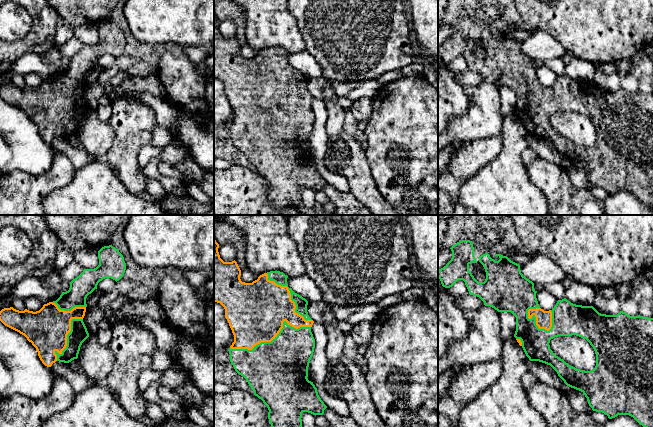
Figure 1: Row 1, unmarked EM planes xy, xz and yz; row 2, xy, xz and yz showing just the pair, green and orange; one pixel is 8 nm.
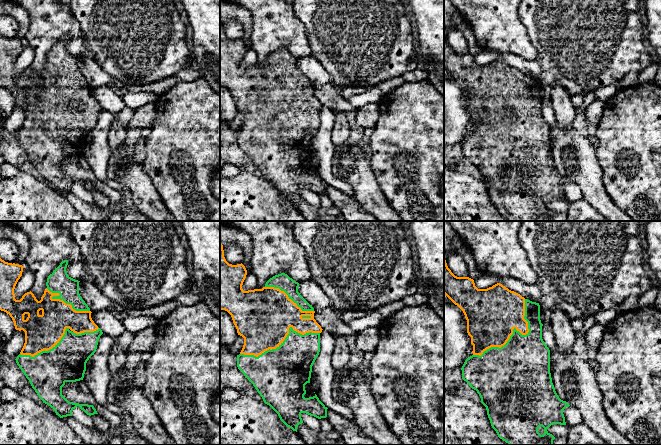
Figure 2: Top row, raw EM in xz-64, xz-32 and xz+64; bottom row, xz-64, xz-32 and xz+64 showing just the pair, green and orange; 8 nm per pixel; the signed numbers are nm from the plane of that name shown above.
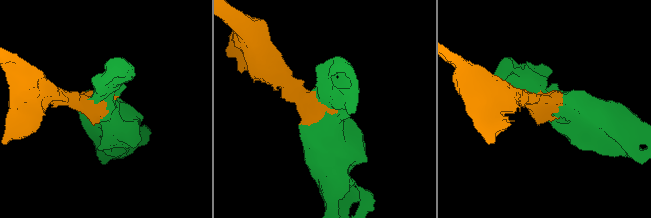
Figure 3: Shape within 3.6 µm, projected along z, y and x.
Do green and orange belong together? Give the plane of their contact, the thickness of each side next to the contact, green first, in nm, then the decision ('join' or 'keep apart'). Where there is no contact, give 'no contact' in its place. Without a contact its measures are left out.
contact in xz; calibres 480 and 460 nm; join

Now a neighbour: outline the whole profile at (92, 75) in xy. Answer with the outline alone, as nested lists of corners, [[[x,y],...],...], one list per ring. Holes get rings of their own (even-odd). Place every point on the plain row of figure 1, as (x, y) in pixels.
[[[95,65],[86,74],[87,82],[91,83],[91,82],[97,81],[99,79],[99,75],[100,75],[101,71],[102,71],[102,68],[98,65]]]

